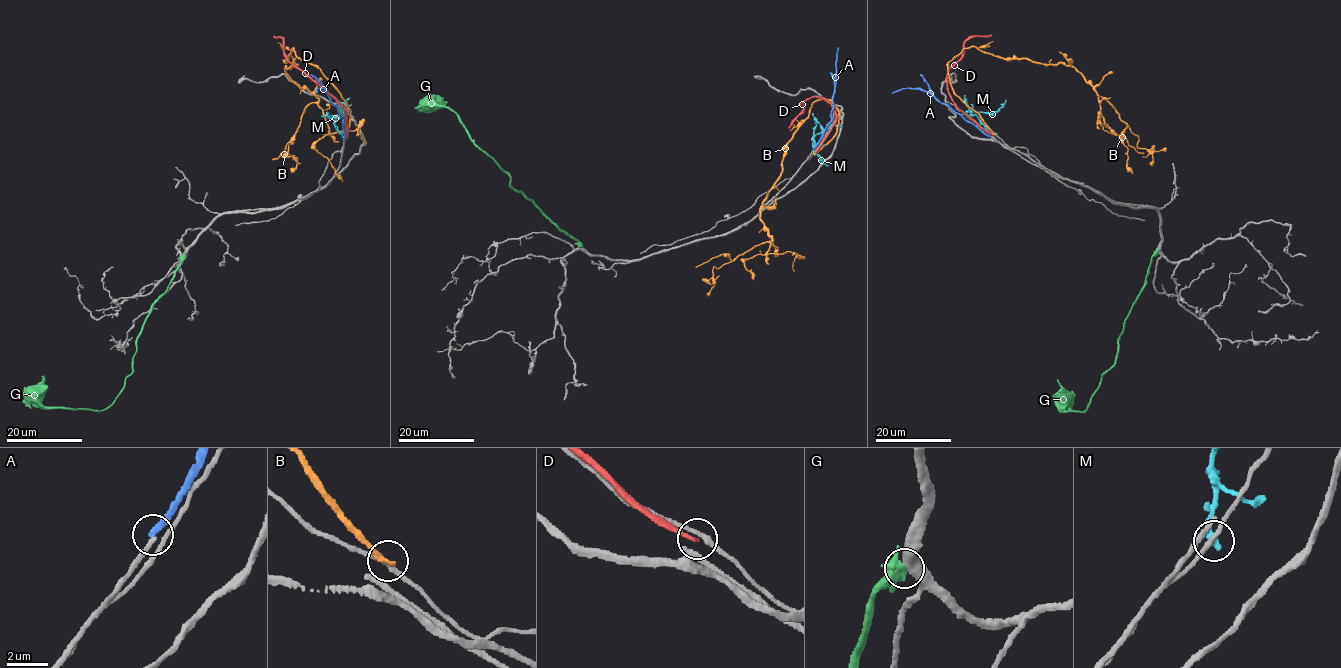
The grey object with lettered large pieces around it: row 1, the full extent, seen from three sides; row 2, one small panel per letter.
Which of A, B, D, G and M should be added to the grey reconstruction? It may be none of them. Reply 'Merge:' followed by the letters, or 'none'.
Merge: none

